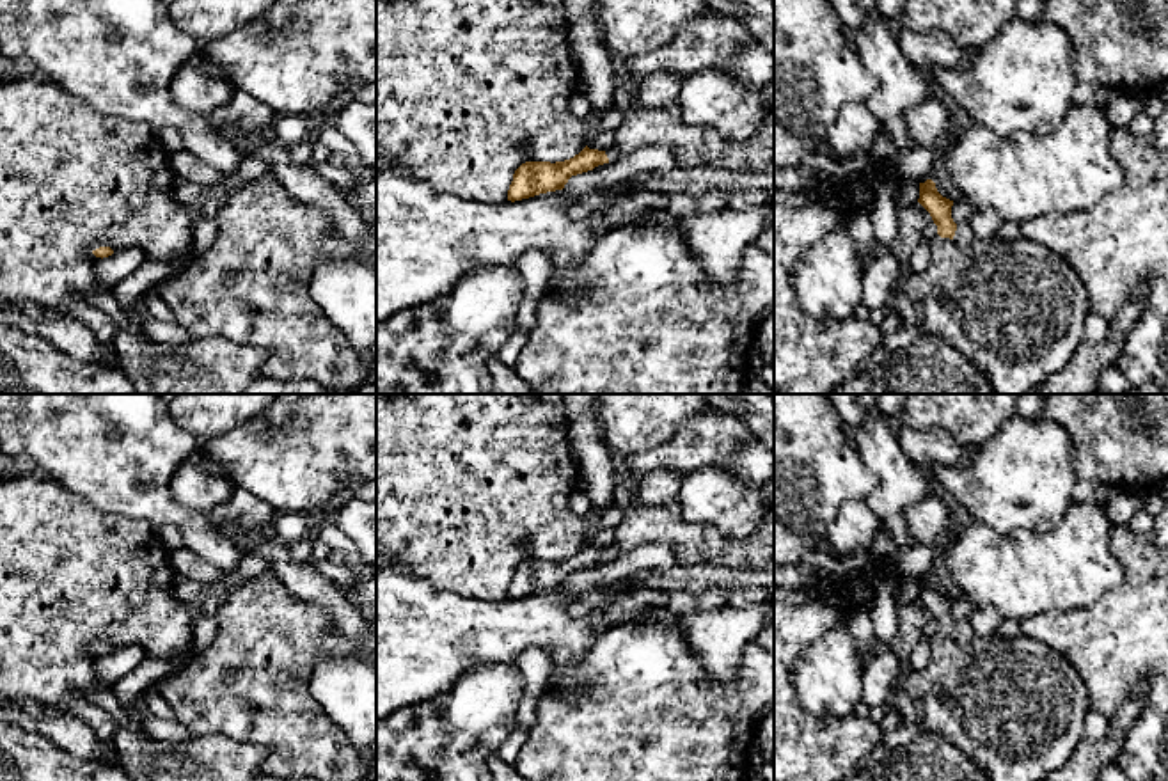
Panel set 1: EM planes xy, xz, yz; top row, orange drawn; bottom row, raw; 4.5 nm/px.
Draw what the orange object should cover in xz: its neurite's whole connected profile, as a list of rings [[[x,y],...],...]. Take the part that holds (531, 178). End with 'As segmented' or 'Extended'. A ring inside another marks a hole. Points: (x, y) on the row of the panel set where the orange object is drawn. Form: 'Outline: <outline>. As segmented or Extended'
Outline: [[[635,96],[623,108],[623,122],[607,151],[588,146],[564,162],[525,162],[515,174],[508,201],[563,190],[572,176],[593,170],[641,147],[666,147],[678,167],[726,169],[731,172],[774,172],[774,106],[758,133],[747,140],[730,140],[722,133],[689,126],[678,101],[660,108],[643,106]]]. Extended

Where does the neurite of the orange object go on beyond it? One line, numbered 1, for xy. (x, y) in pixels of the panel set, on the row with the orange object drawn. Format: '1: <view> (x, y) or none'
1: none

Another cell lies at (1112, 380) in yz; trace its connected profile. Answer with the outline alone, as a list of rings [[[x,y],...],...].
[[[1113,364],[1106,367],[1099,378],[1099,389],[1101,394],[1124,394],[1132,385],[1127,382],[1127,378],[1120,373],[1120,369]]]

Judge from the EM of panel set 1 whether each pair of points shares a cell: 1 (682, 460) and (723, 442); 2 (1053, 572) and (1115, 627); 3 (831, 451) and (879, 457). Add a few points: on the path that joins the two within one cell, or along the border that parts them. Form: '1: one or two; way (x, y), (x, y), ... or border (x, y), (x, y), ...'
1: one; way (693, 449), (700, 442), (712, 442)
2: two; border (1122, 579), (1089, 606), (1049, 611)
3: two; border (849, 432), (861, 462), (877, 480), (868, 496)

